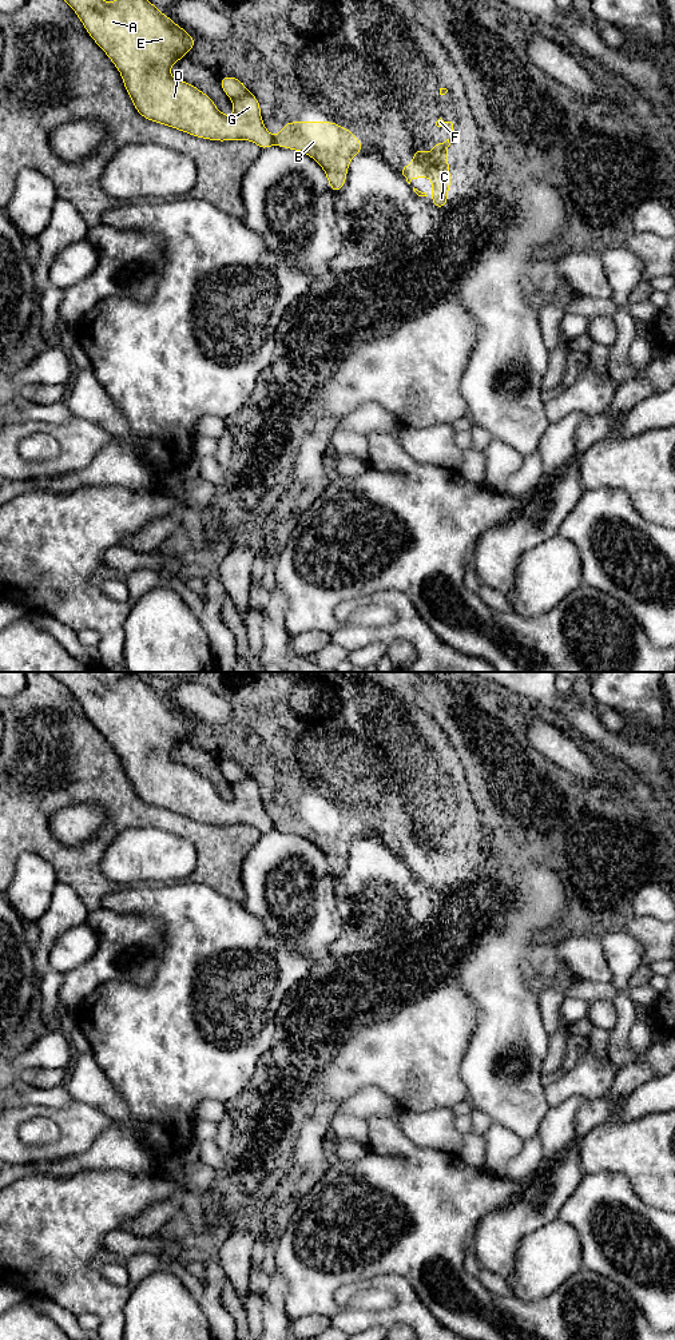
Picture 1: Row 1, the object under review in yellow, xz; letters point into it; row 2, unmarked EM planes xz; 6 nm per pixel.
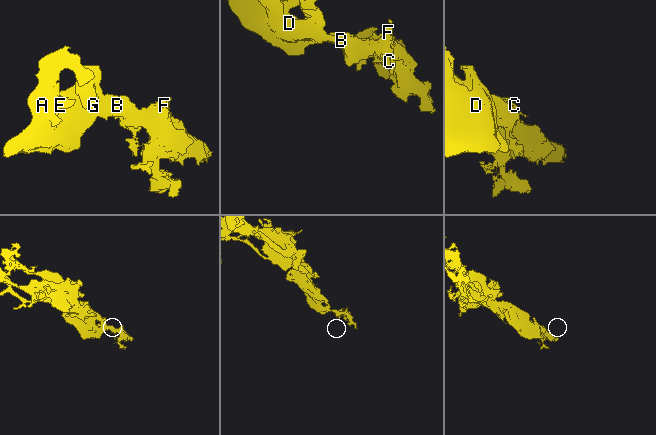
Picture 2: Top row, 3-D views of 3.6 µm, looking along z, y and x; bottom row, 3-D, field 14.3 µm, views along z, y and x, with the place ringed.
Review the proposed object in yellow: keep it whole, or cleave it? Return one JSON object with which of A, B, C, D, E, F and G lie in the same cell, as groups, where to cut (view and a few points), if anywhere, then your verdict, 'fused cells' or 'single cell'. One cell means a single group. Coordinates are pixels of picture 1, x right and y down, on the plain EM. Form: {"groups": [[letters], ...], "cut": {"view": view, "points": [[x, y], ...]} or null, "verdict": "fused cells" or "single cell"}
{"groups": [["A", "D", "E", "G"], ["B", "C", "F"]], "cut": {"view": "xz", "points": [[272, 820], [276, 827]]}, "verdict": "fused cells"}

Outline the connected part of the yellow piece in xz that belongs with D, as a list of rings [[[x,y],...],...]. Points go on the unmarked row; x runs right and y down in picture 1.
[[[48,672],[63,683],[78,699],[87,717],[111,743],[122,759],[135,794],[150,806],[164,808],[188,819],[217,824],[250,824],[261,834],[275,828],[262,806],[259,784],[247,775],[247,771],[235,760],[219,763],[222,775],[231,782],[234,799],[223,799],[213,783],[195,770],[170,759],[170,752],[191,732],[195,723],[175,708],[168,699],[163,699],[151,685],[139,676],[122,677],[114,687],[108,687],[88,672]]]

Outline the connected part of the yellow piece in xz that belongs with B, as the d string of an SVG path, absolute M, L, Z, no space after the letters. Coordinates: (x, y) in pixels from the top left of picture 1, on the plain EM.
M287 806L273 822L282 832L311 840L325 855L334 878L345 870L350 844L365 831L348 811L335 806Z

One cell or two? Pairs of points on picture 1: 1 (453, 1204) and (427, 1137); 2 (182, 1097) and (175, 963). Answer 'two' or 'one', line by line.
1: two
2: one

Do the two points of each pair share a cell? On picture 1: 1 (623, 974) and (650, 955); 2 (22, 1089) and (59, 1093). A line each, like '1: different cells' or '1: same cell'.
1: different cells
2: same cell

